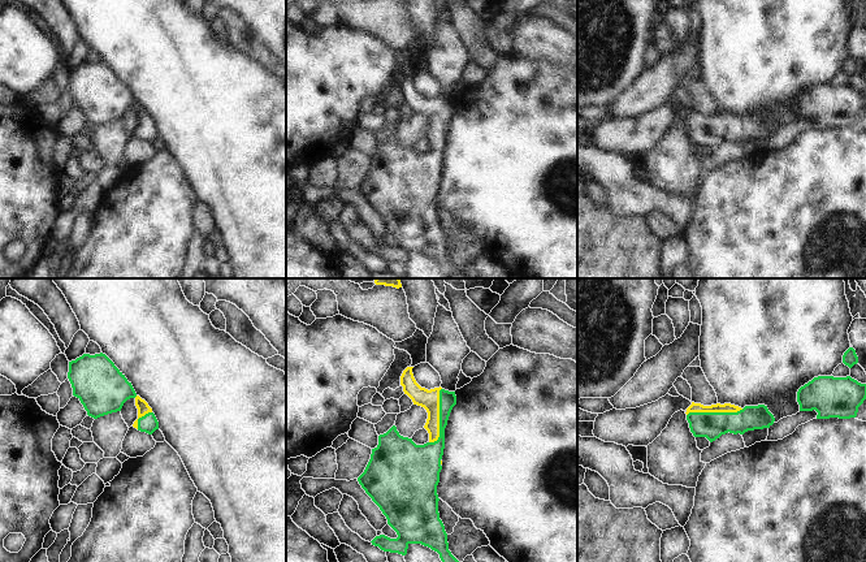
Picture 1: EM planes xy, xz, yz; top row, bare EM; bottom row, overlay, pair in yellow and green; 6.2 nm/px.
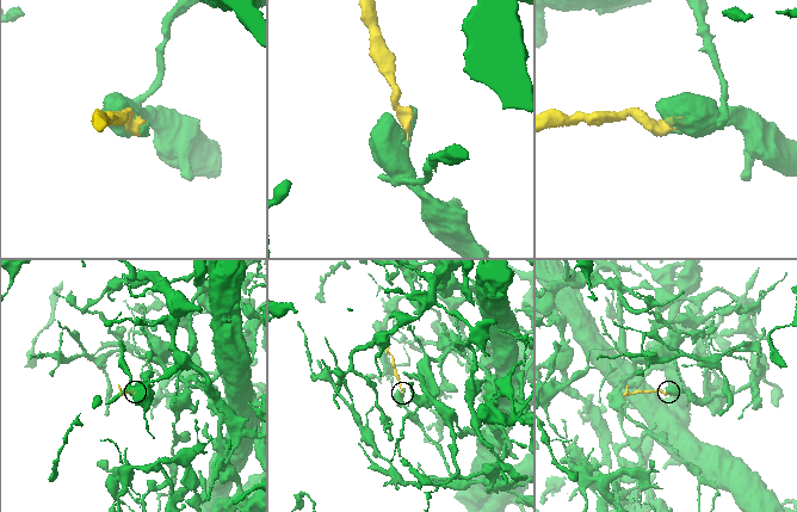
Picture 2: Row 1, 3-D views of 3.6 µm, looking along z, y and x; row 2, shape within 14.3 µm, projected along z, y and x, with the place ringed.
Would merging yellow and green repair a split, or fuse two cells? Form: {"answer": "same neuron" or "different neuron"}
{"answer": "same neuron"}

